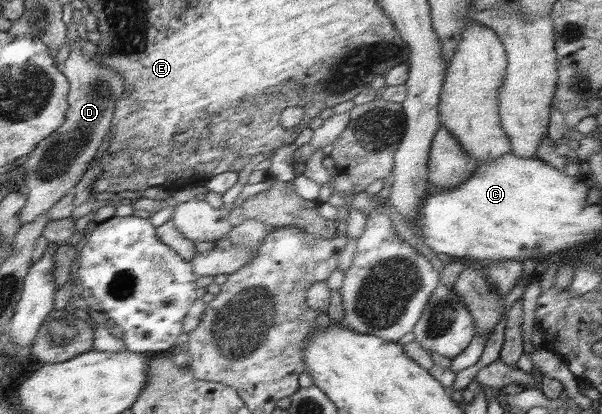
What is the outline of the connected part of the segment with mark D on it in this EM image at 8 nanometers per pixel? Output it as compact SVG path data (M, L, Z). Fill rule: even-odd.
M70 40L68 44L69 56L63 63L61 71L70 83L67 97L69 108L65 113L63 125L43 139L26 156L27 161L23 163L24 185L27 191L25 195L28 200L20 212L21 225L27 225L39 214L49 211L52 205L69 195L69 192L81 181L87 171L87 165L94 159L103 139L112 129L115 102L121 98L125 88L123 76L119 72L85 55L81 44Z

